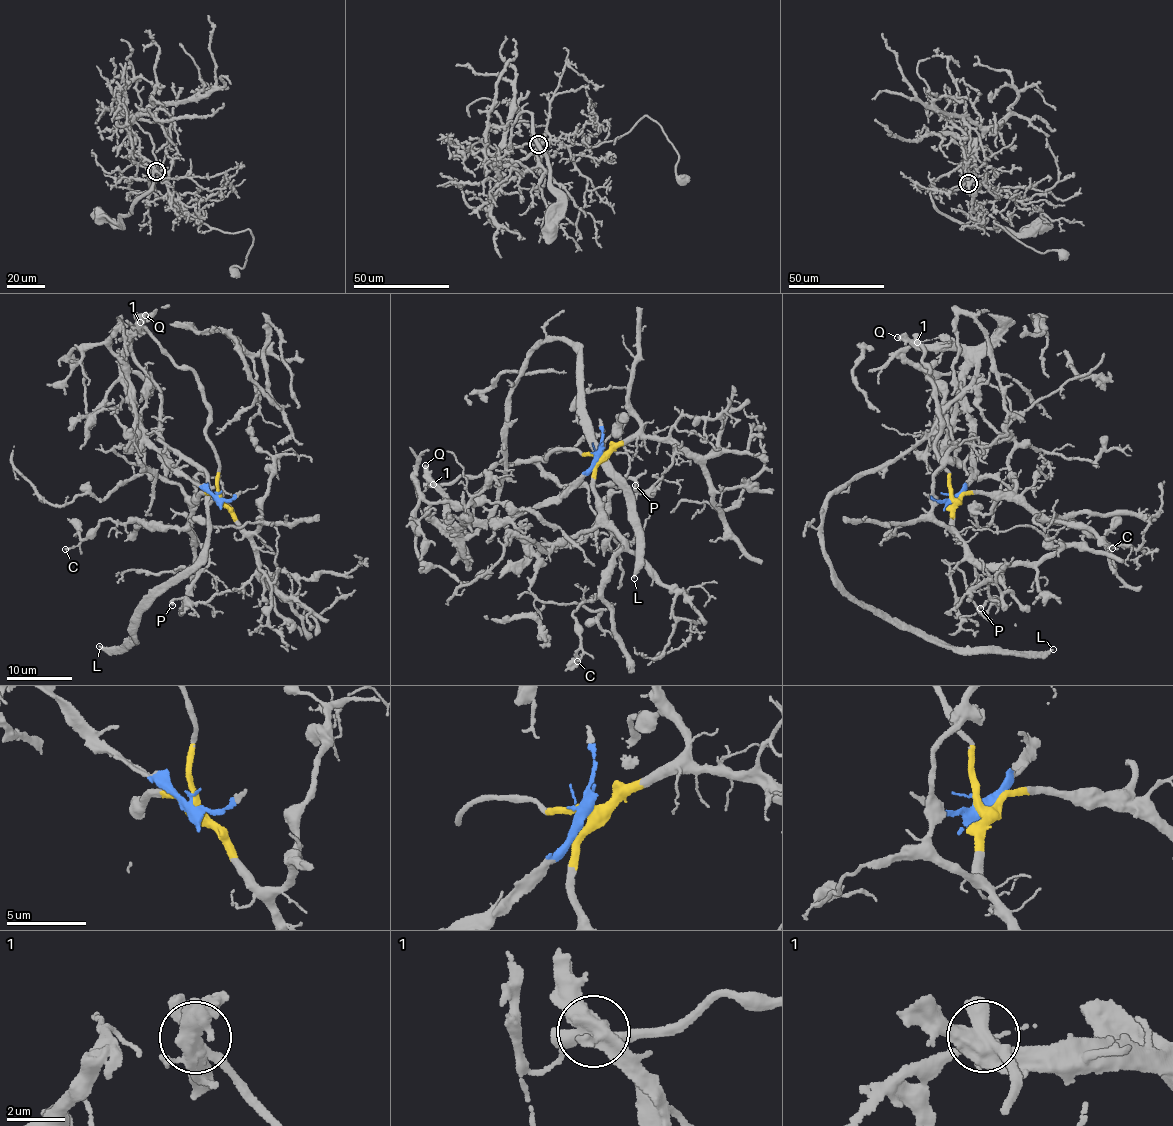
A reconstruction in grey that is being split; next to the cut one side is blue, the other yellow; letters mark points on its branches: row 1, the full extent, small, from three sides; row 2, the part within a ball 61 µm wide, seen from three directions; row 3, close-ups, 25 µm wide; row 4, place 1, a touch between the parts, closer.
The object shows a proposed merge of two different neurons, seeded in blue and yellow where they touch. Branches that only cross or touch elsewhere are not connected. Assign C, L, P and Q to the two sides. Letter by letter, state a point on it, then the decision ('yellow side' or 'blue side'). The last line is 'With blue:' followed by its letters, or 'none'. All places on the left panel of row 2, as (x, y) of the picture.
C: (65, 549) | yellow side
L: (99, 646) | blue side
P: (172, 605) | yellow side
Q: (145, 315) | blue side
With blue: L, Q

